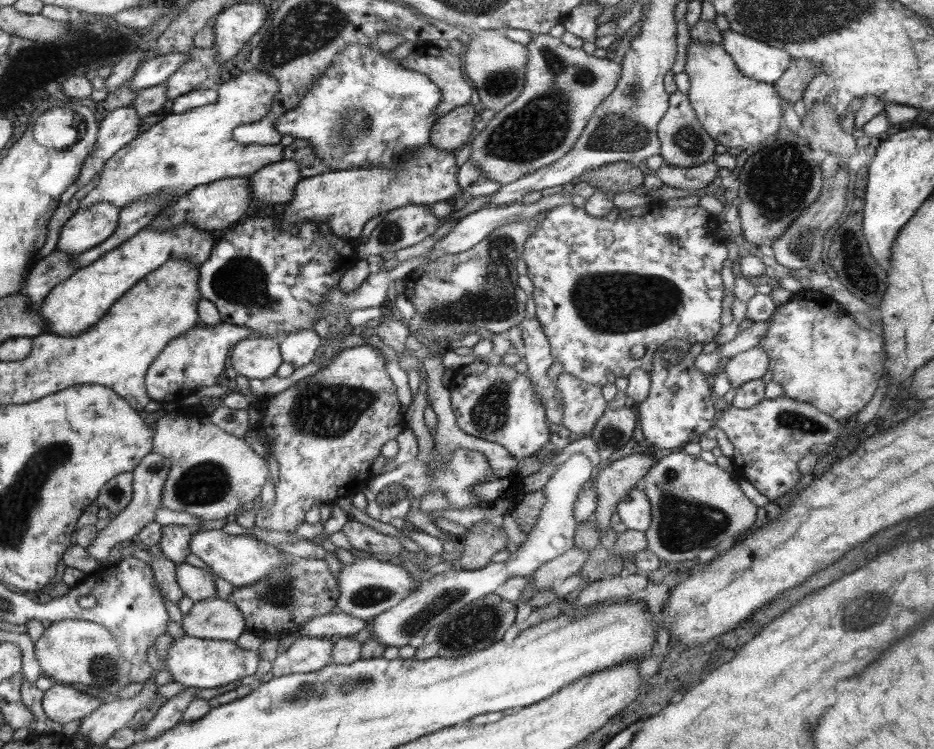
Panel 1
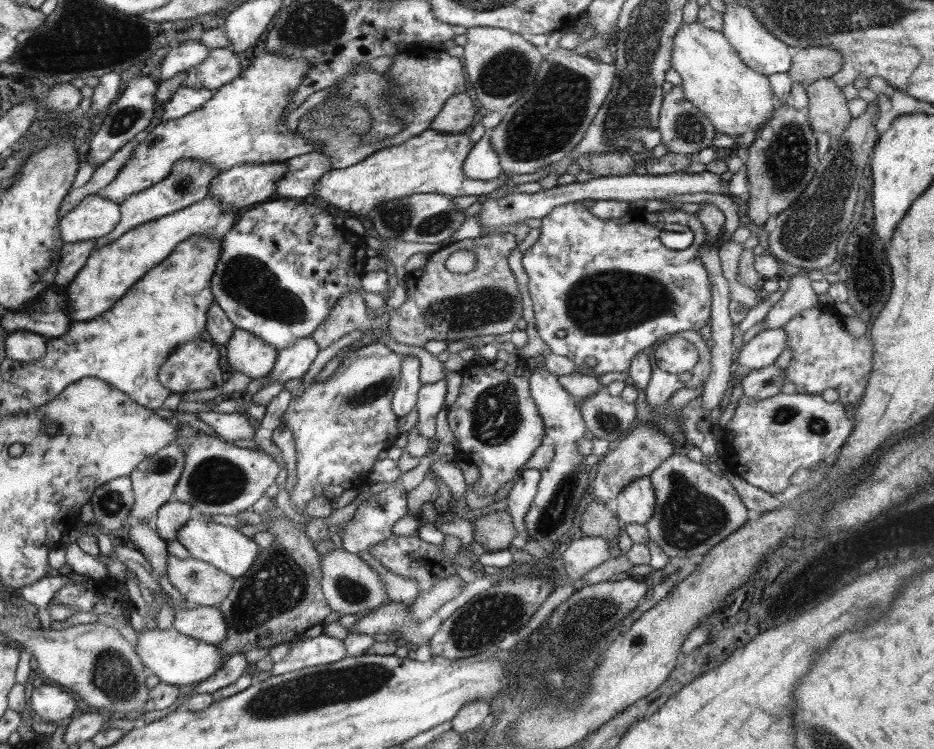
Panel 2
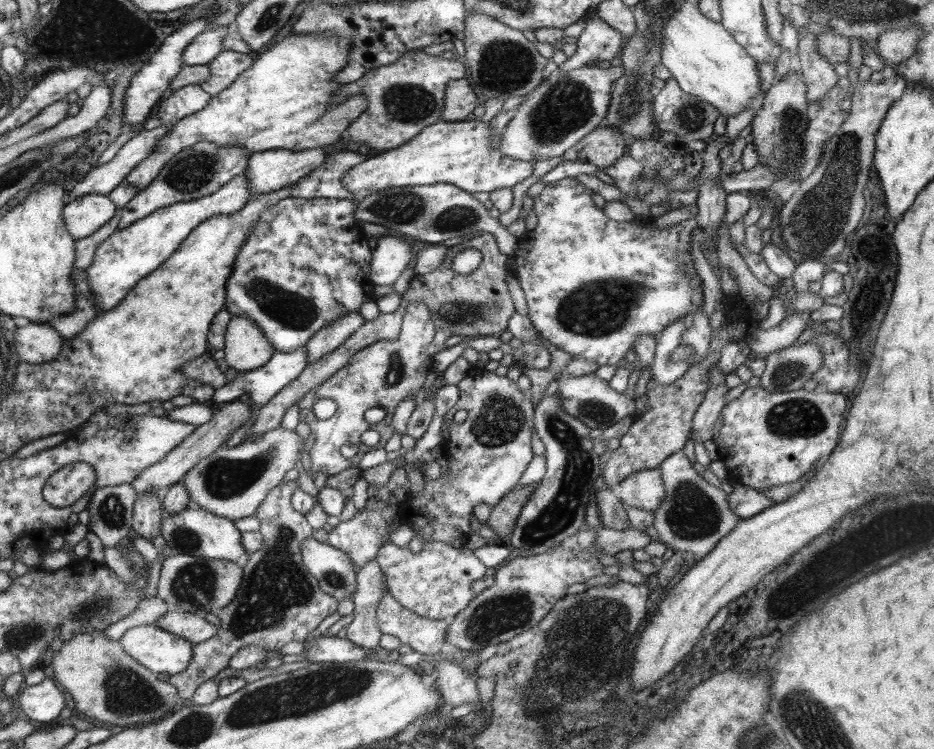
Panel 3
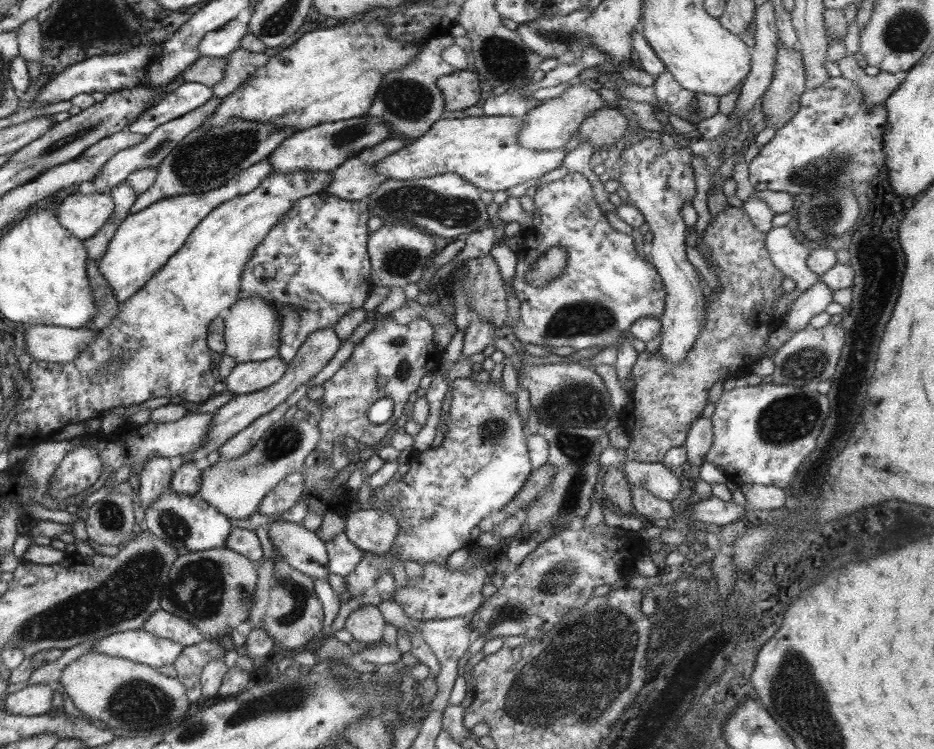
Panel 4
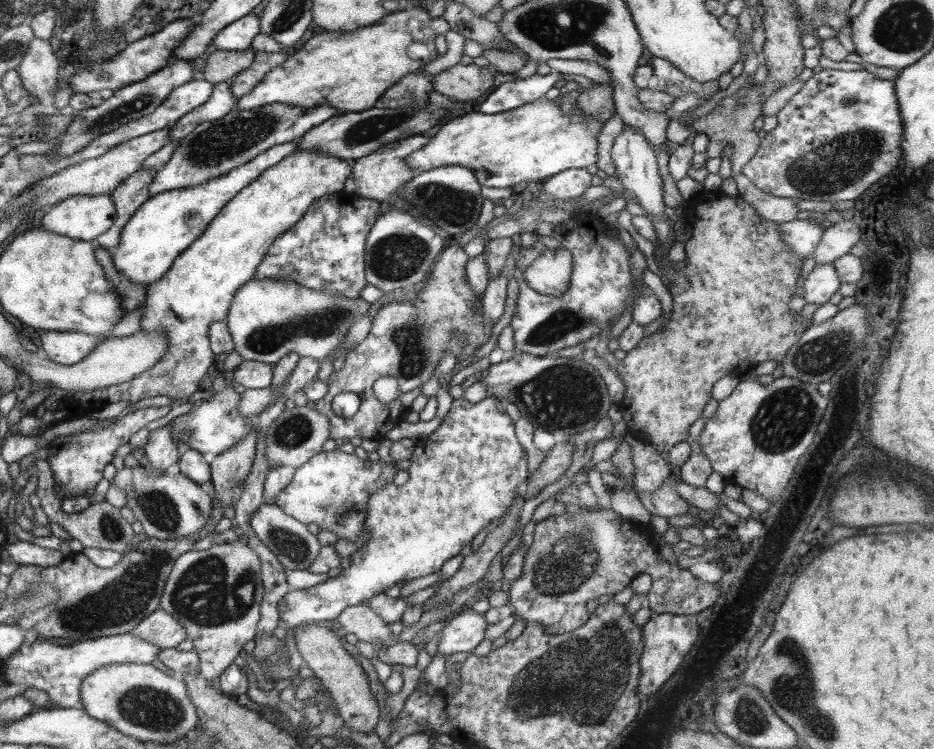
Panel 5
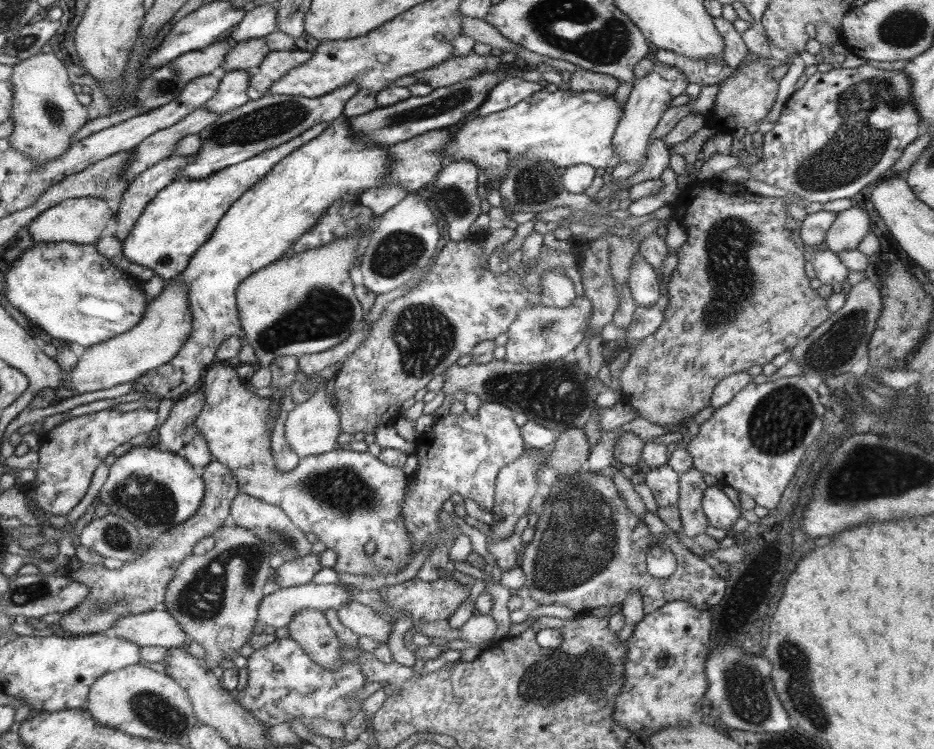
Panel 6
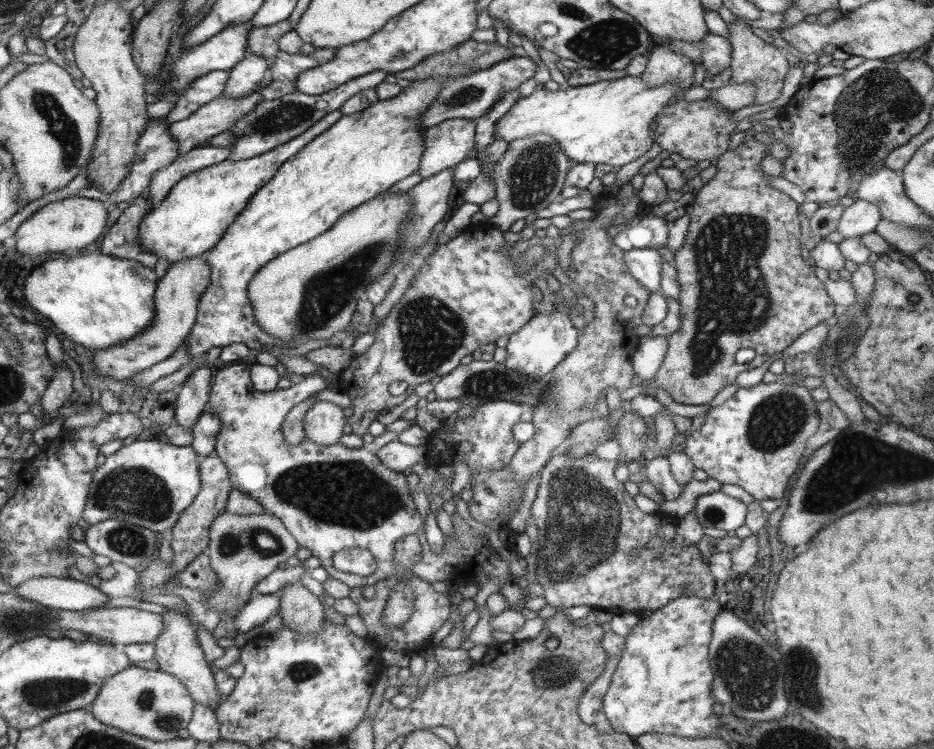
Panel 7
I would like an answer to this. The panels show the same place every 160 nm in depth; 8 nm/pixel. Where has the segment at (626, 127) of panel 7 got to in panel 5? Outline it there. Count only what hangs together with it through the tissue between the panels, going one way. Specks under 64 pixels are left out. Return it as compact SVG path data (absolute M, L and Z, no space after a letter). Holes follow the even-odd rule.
M547 97L498 114L466 110L453 115L441 126L430 142L407 156L407 163L416 172L443 166L463 166L475 172L483 187L509 188L521 182L533 187L563 170L586 169L598 160L596 134L605 122L580 108L568 114Z

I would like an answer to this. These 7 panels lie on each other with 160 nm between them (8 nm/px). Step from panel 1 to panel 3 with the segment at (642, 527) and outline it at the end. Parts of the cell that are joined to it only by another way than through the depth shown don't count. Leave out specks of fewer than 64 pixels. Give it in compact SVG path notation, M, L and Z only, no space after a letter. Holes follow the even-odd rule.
M638 470L627 476L621 483L611 488L623 503L641 509L655 510L664 500L667 490L662 473L656 470Z

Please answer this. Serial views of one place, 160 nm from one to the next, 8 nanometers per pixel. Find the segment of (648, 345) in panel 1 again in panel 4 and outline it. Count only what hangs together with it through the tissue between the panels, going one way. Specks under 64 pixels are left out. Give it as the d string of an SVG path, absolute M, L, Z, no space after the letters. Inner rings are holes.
M569 171L561 180L539 184L533 199L540 226L535 228L536 236L522 237L524 245L516 252L519 263L516 264L512 280L516 298L520 301L520 320L513 330L520 342L544 347L571 346L575 350L592 346L607 348L617 346L638 318L660 318L666 298L661 276L649 259L640 258L632 235L616 231L610 226L605 213L594 199L589 180L582 173ZM548 248L564 248L568 254L567 265L562 276L536 288L525 279L525 274L534 268L536 260Z

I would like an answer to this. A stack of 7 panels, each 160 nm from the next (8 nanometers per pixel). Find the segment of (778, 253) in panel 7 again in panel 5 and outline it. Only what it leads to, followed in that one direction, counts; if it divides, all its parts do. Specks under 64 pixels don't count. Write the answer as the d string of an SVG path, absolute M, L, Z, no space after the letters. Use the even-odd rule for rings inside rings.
M705 190L700 192L700 194L696 196L692 196L688 202L684 203L684 215L685 219L688 220L692 226L692 236L690 236L690 239L688 239L688 242L686 242L686 266L685 269L678 271L671 280L671 283L667 286L669 292L671 293L671 296L673 298L673 304L672 304L672 316L670 316L670 320L668 320L668 323L664 328L660 327L657 332L654 332L650 334L649 336L643 337L643 339L632 349L630 352L627 352L626 357L619 361L618 366L616 366L615 371L619 375L619 377L623 380L624 386L625 386L625 393L624 398L620 402L620 410L624 413L623 420L626 421L627 428L630 430L630 432L637 433L637 432L645 432L646 436L648 436L648 445L652 445L660 454L662 452L666 452L667 450L670 450L673 446L676 446L679 442L684 442L685 440L688 440L688 429L698 418L702 416L702 411L704 410L704 406L708 404L708 400L711 398L711 390L713 389L713 384L715 382L718 382L720 378L723 376L728 375L734 375L742 377L747 371L752 370L754 367L756 367L757 364L760 364L760 362L768 362L768 360L774 360L774 362L780 363L782 360L785 360L786 353L792 346L795 345L795 343L798 340L801 340L802 335L804 332L809 328L809 326L806 326L806 324L802 324L802 320L800 317L800 313L794 313L791 311L790 307L788 307L788 303L790 300L792 300L792 297L795 296L795 290L796 282L798 282L798 277L800 276L800 271L802 270L802 264L803 260L798 256L798 254L794 254L794 252L790 252L788 250L788 246L782 242L781 239L781 231L779 228L778 223L770 222L770 220L764 220L748 202L744 202L740 196L726 196L726 194L710 194L710 192L706 192Z

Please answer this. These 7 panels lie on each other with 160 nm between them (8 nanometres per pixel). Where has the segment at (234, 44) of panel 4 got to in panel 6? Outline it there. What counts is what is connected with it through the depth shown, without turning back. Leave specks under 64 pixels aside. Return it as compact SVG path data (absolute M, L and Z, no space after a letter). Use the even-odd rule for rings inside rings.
M274 3L251 6L232 32L230 40L236 43L251 38L262 38L272 34L277 28L277 8Z

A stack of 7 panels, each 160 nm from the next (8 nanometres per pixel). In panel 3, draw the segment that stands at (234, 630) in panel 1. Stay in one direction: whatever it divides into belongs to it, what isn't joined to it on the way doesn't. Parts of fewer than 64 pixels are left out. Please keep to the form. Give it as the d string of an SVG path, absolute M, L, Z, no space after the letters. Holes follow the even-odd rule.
M174 608L155 620L155 625L172 634L180 635L195 645L210 640L219 632L219 629L206 621L205 618Z

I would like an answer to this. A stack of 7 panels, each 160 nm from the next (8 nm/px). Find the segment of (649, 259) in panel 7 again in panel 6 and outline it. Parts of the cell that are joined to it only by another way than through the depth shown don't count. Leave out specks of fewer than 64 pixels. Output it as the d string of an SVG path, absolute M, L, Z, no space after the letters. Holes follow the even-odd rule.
M639 253L634 256L629 268L627 283L637 305L651 307L660 298L660 274L656 274Z

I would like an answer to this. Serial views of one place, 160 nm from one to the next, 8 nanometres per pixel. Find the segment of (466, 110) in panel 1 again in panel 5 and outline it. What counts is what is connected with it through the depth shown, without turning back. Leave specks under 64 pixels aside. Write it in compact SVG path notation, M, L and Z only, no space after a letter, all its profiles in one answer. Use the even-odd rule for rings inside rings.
M457 63L434 75L431 82L436 92L470 106L491 88L495 75L495 70L490 66Z

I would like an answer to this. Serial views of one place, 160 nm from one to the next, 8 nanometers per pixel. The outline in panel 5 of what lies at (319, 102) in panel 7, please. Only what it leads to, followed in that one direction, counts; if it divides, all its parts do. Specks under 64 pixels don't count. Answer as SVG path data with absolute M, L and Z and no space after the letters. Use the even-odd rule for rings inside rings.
M275 102L256 109L232 109L222 118L199 124L179 141L172 158L155 173L150 184L150 198L170 190L200 186L250 162L276 145L299 140L310 129L338 115L336 107L322 105L315 109Z

